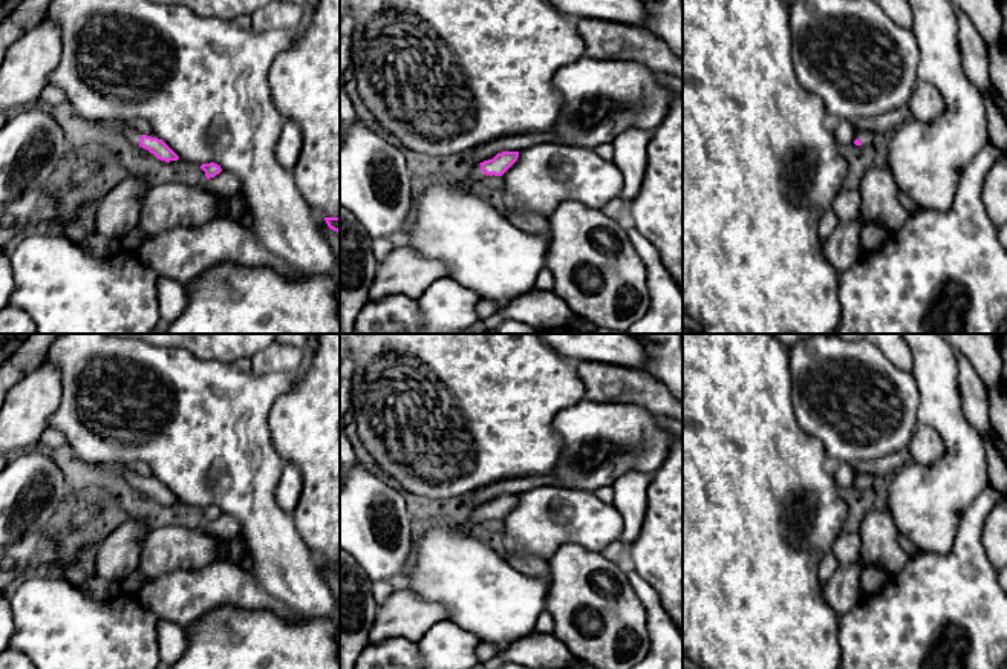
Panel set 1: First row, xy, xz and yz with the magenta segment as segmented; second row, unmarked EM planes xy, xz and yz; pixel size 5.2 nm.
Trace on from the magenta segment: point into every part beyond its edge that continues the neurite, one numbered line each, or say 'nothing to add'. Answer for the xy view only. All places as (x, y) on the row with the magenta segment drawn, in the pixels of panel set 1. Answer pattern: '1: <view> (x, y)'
1: xy (130, 132)

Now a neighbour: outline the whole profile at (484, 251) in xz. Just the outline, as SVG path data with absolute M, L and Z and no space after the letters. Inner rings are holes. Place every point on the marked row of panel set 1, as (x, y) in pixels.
M444 181L415 190L412 214L396 245L442 260L450 268L448 279L476 291L482 299L496 302L499 311L534 289L536 279L546 265L548 250L540 236L514 227L504 213L470 194L465 187Z

